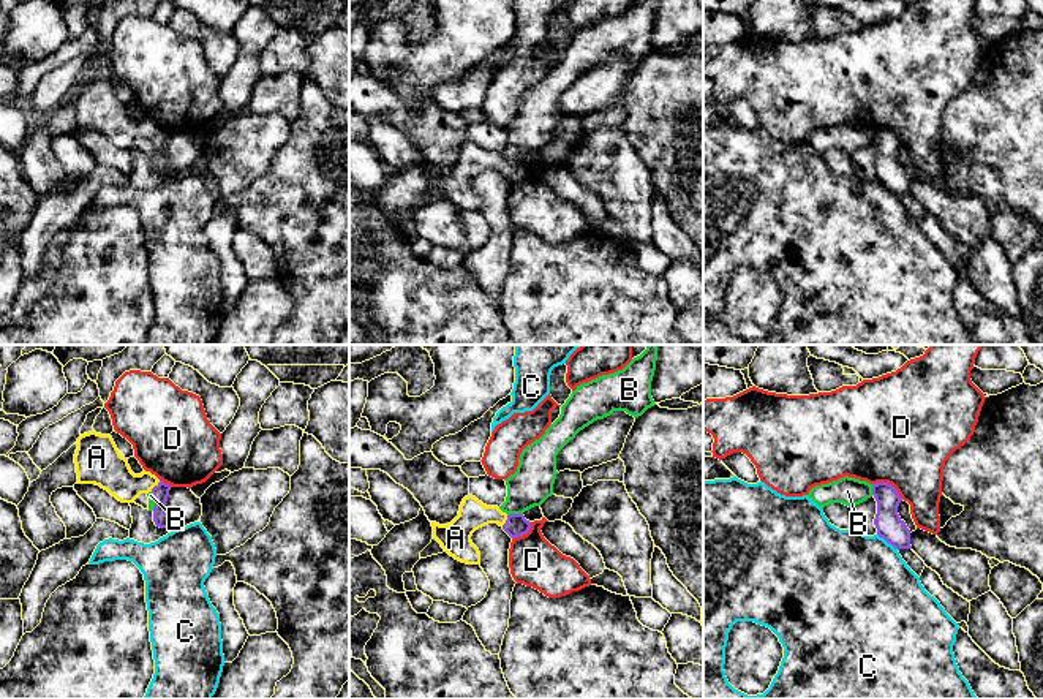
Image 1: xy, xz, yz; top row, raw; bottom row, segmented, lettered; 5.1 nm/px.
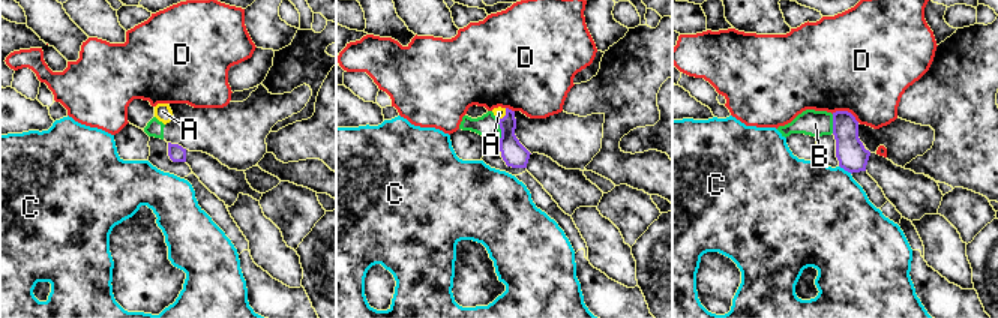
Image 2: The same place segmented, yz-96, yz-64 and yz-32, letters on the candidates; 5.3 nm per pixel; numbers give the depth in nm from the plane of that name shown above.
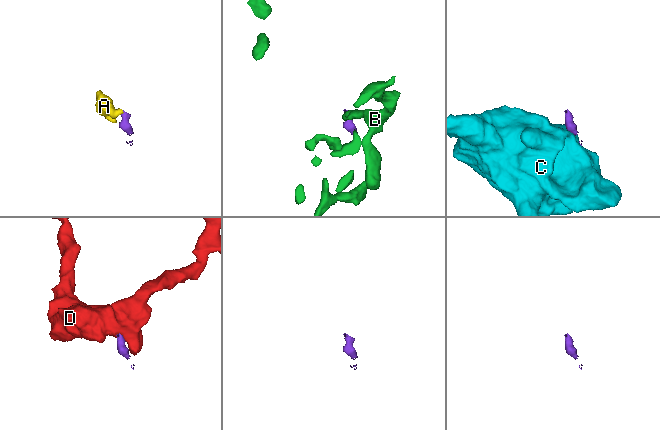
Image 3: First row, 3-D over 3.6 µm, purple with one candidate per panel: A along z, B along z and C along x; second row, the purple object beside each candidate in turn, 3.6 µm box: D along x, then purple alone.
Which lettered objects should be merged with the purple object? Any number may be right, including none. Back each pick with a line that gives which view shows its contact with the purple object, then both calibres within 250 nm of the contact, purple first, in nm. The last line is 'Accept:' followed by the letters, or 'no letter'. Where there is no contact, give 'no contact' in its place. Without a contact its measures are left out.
A: xy | 80/190 nm
Accept: A

